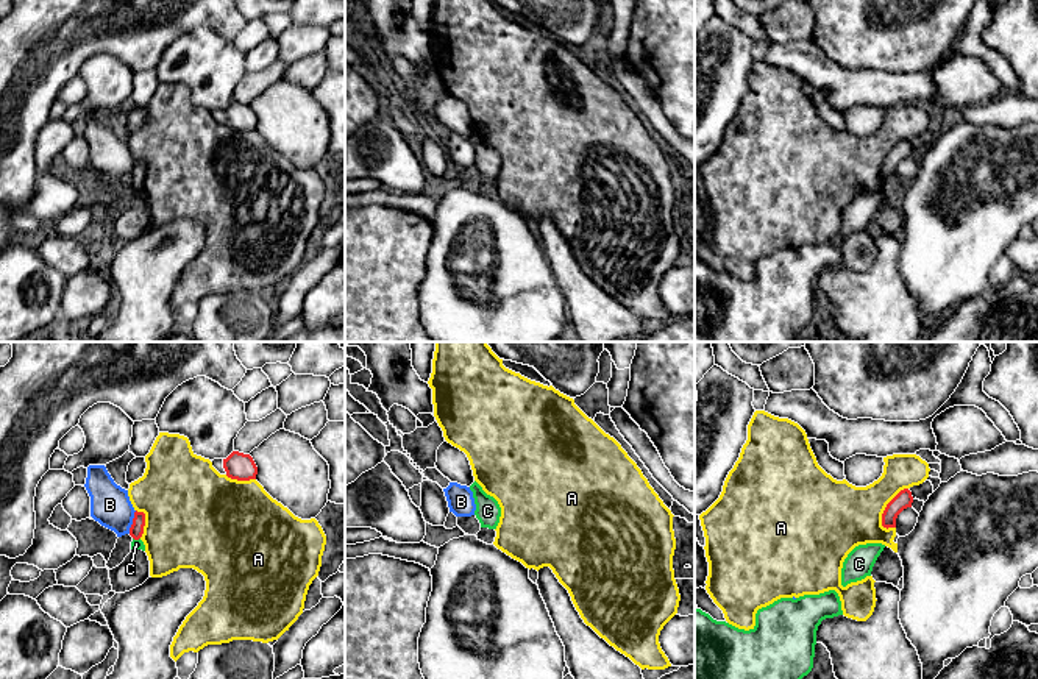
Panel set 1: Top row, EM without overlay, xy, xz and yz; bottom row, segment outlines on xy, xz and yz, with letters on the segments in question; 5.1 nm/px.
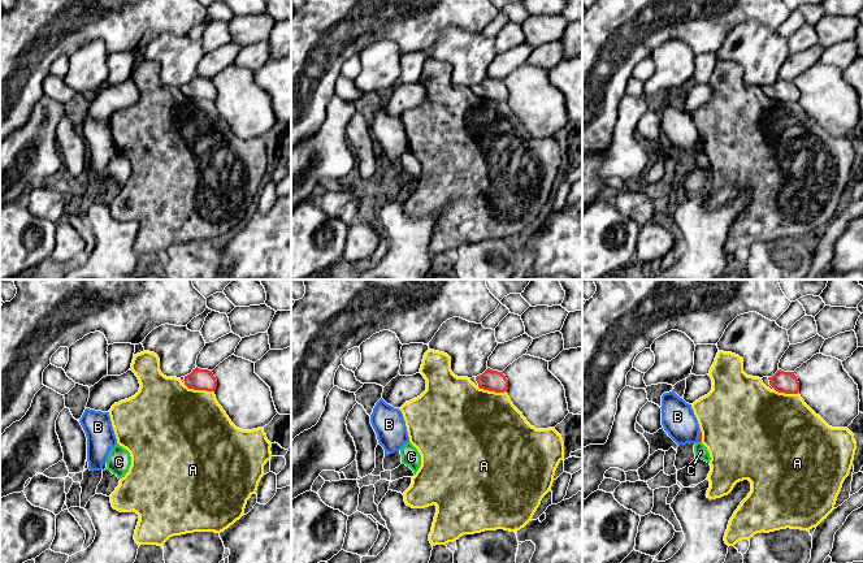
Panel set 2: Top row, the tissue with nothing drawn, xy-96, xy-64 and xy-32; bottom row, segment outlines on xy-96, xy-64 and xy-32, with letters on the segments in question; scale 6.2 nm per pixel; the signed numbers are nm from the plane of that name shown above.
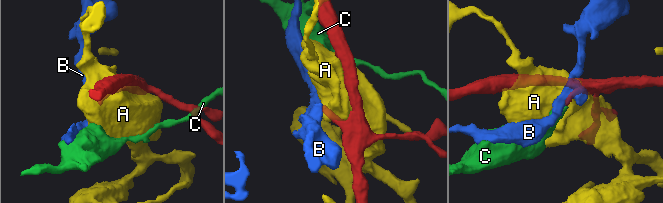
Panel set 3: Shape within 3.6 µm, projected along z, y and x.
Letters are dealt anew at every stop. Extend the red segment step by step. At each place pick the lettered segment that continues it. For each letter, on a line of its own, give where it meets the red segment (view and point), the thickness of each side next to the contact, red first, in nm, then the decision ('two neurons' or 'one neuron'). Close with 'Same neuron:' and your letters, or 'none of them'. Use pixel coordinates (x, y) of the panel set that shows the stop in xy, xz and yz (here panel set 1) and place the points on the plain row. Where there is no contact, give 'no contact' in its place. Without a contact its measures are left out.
A: yz (887, 156) | 90/340 nm | two neurons
B: xy (133, 172) | 70/200 nm | two neurons
C: xy (136, 189) | 70/50 nm | two neurons
Same neuron: none of them

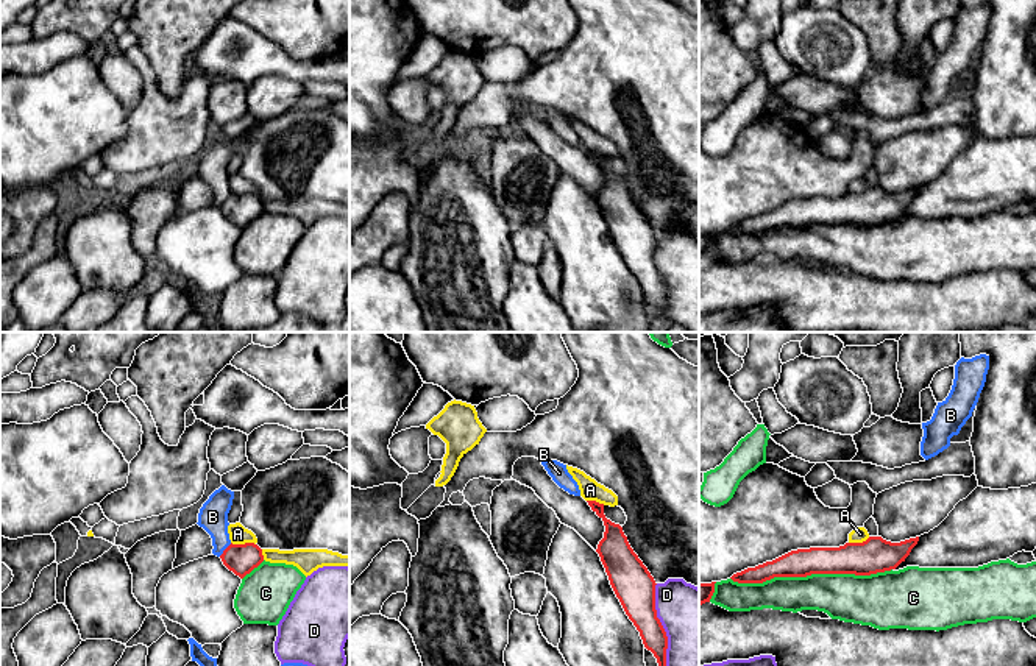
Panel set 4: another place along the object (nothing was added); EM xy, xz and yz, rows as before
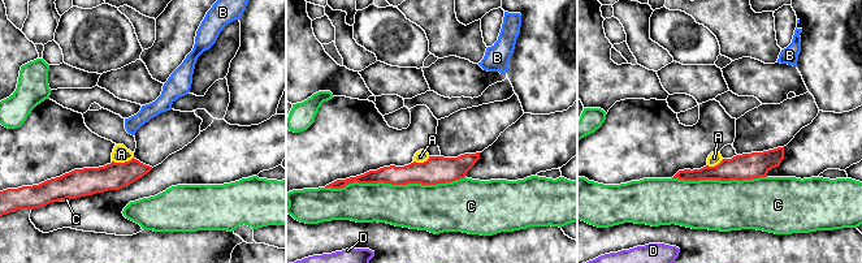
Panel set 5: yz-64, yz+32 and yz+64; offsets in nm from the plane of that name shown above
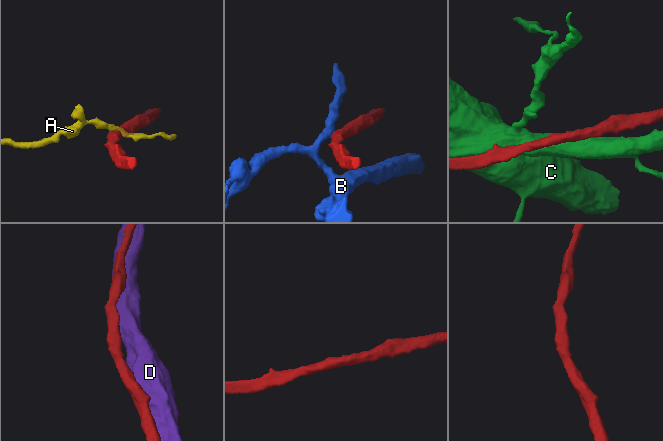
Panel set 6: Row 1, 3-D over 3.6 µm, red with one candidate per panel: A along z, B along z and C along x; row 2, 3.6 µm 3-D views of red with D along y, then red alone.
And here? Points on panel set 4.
A: xy (245, 194) | 160/100 nm | two neurons
B: xy (225, 200) | 160/150 nm | two neurons
C: yz (810, 225) | 160/240 nm | two neurons
D: xz (663, 279) | 200/360 nm | two neurons
Same neuron: none of them

